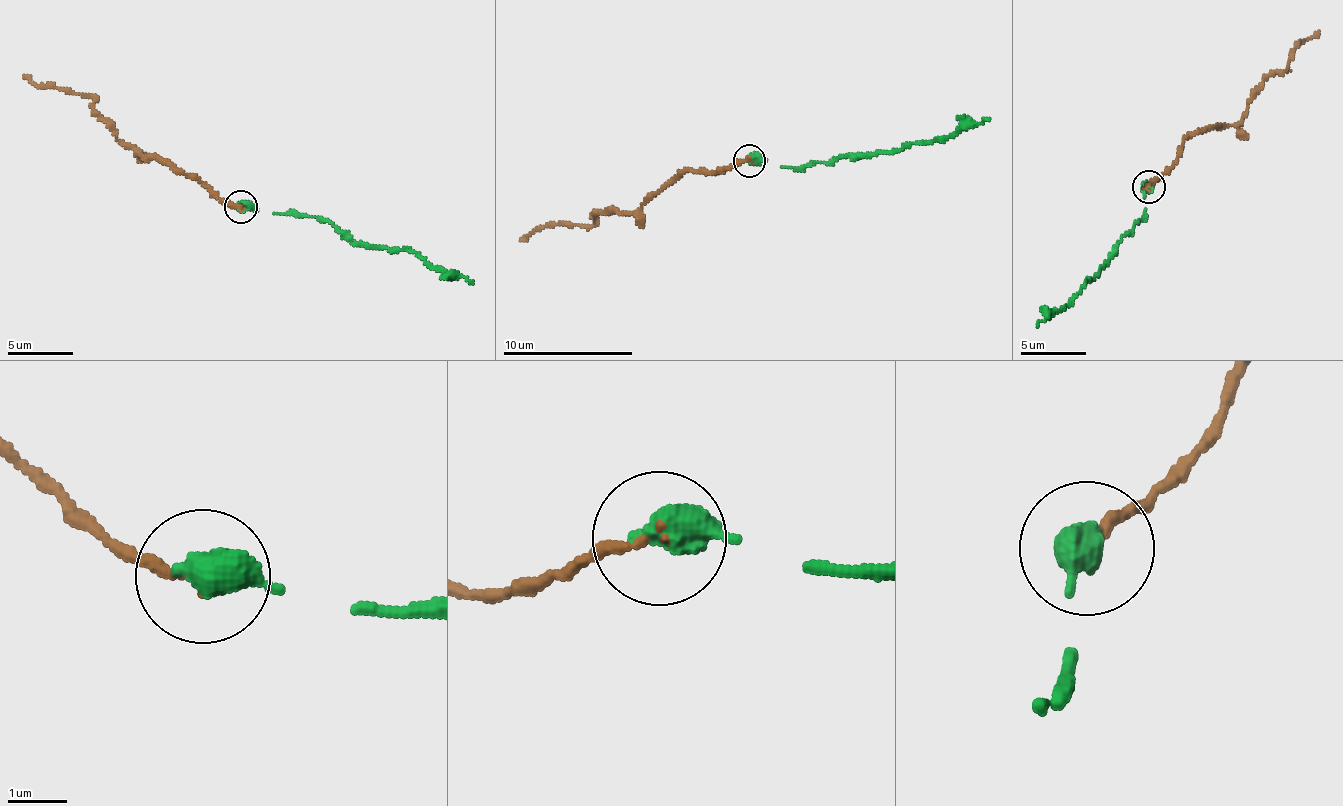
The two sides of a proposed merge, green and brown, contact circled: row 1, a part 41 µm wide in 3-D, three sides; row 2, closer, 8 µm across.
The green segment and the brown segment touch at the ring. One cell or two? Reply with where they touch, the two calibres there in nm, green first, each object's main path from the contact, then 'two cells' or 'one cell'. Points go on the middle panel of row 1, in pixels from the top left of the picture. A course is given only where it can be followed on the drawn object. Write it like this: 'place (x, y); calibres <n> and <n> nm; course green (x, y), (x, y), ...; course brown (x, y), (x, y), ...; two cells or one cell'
place (749, 161); calibres 600 and 140 nm; course green (750, 161), (804, 168), (867, 153), (925, 144), (989, 120); course brown (750, 161), (703, 173), (684, 170), (635, 212), (594, 216), (591, 226), (536, 228), (521, 239); one cell

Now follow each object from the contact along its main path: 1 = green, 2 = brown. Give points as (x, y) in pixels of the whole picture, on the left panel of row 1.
1: (241, 205), (321, 217), (357, 242), (413, 250), (431, 267), (472, 283)
2: (241, 205), (228, 204), (196, 177), (122, 145), (93, 109), (92, 95), (38, 87), (24, 75)

